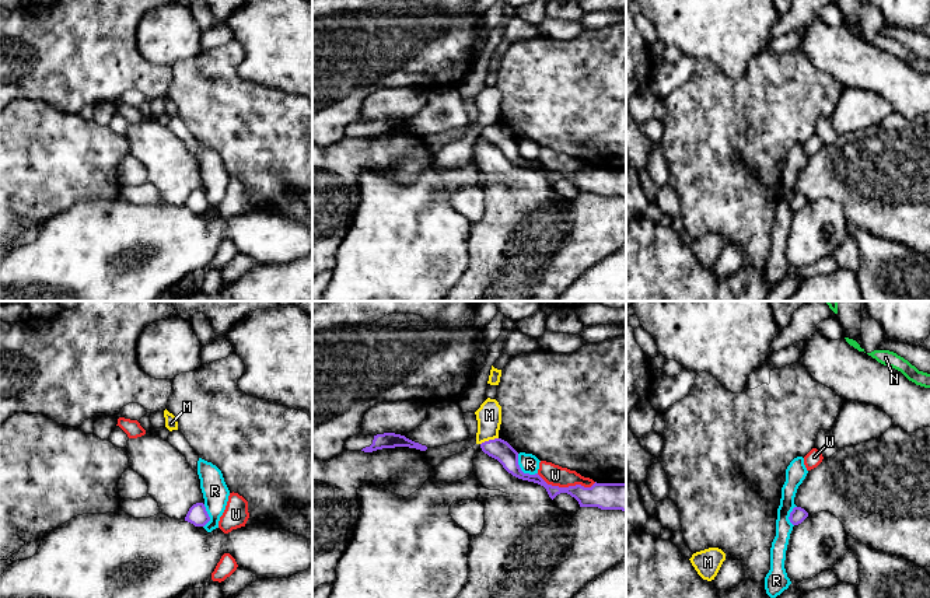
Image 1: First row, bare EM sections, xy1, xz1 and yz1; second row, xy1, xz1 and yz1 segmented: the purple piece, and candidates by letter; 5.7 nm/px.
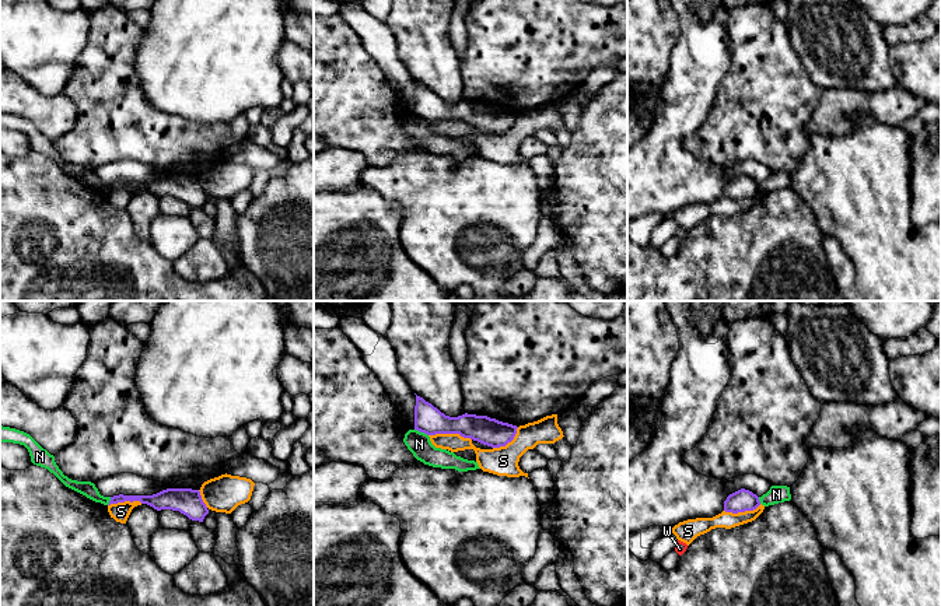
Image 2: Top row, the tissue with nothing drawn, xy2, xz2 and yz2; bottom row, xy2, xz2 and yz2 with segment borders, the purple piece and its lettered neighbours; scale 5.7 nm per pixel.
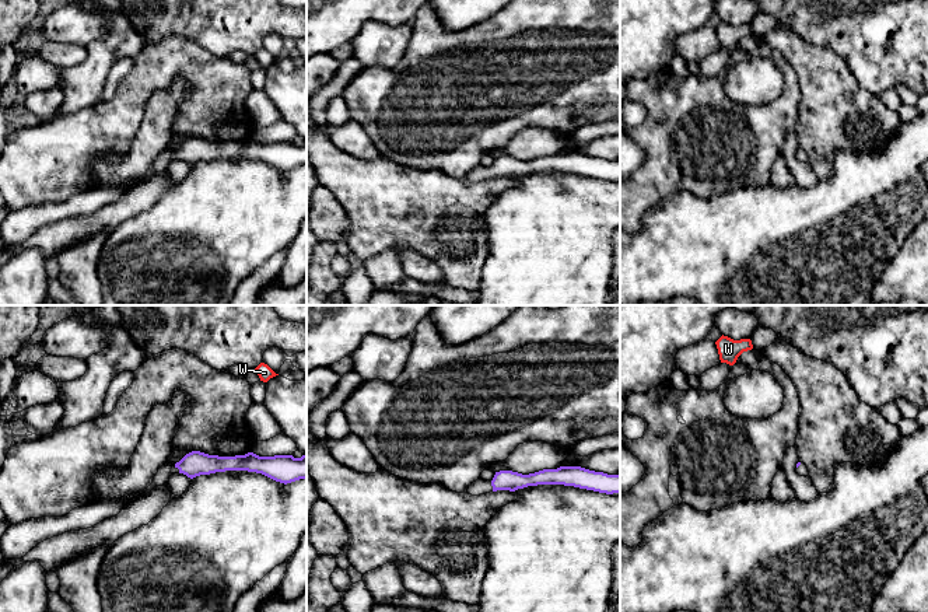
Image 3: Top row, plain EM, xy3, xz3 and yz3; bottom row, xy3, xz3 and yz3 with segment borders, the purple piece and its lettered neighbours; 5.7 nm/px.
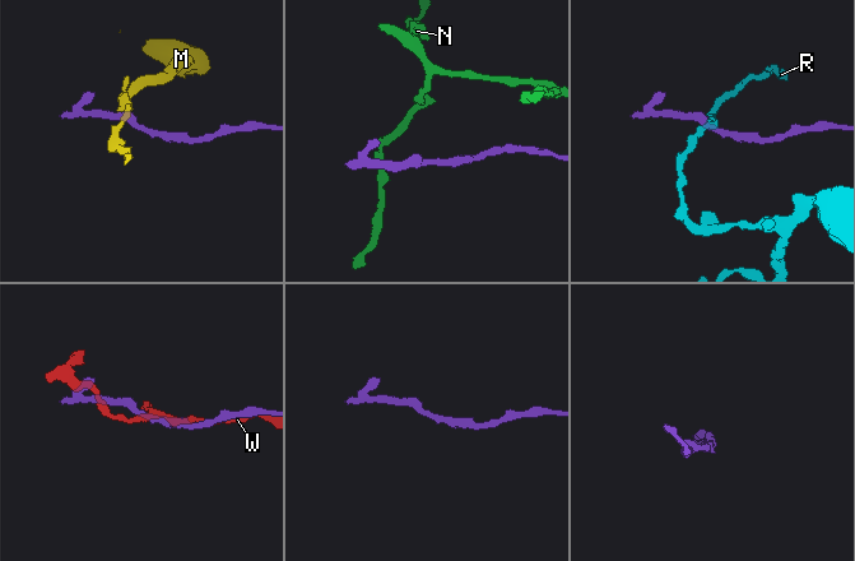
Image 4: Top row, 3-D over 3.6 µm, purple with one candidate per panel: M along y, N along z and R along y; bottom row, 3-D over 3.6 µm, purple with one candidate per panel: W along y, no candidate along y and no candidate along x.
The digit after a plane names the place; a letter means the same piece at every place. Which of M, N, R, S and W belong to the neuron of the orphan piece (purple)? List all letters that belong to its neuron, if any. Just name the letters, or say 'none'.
none

